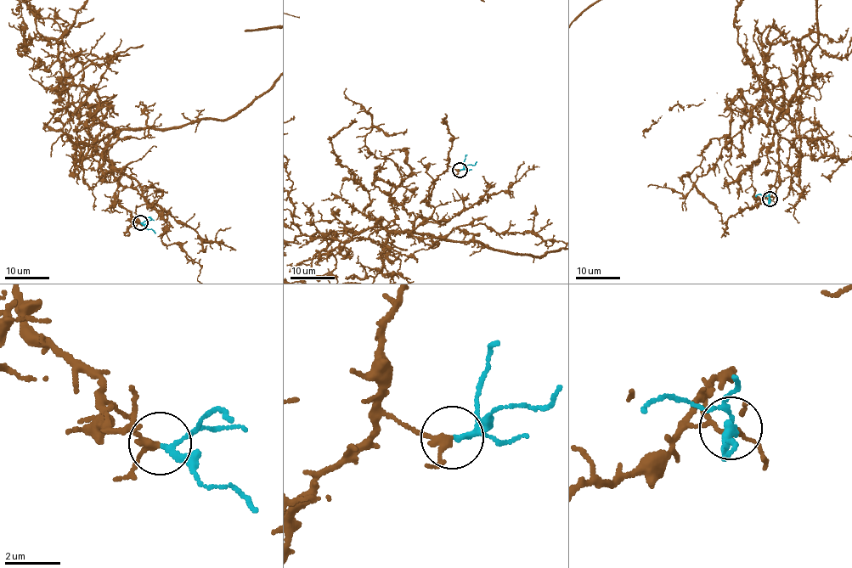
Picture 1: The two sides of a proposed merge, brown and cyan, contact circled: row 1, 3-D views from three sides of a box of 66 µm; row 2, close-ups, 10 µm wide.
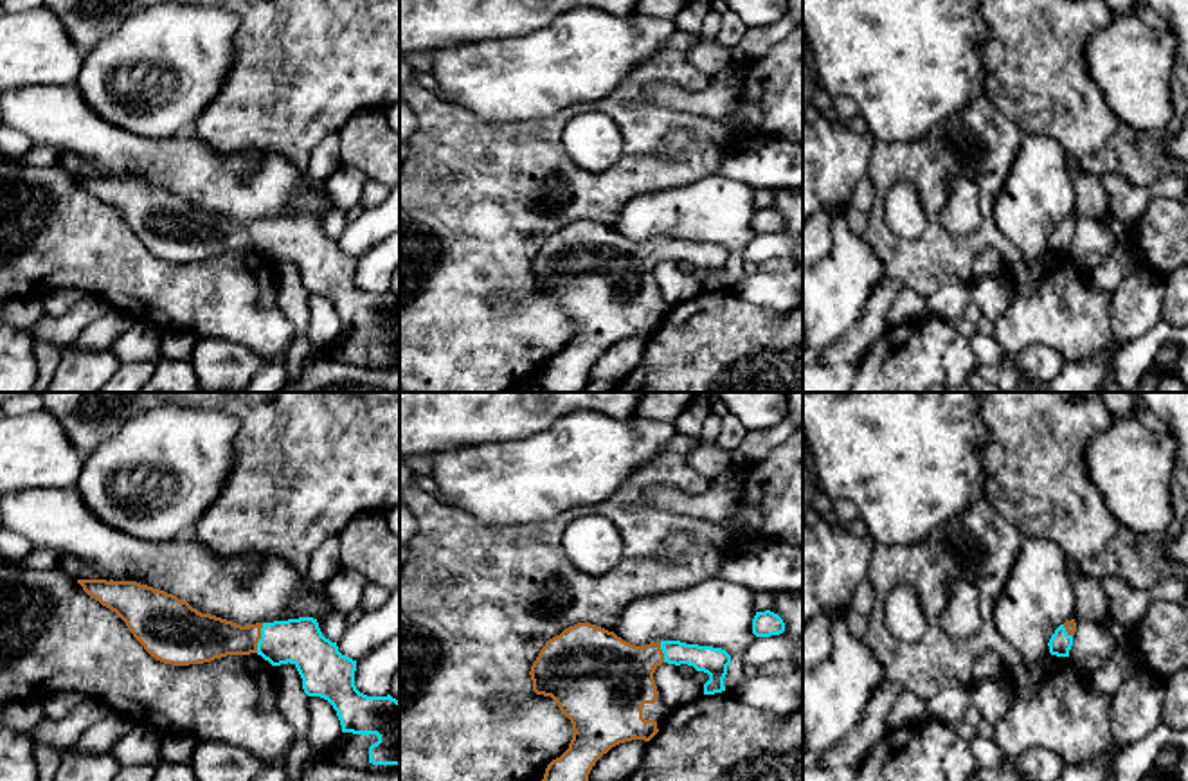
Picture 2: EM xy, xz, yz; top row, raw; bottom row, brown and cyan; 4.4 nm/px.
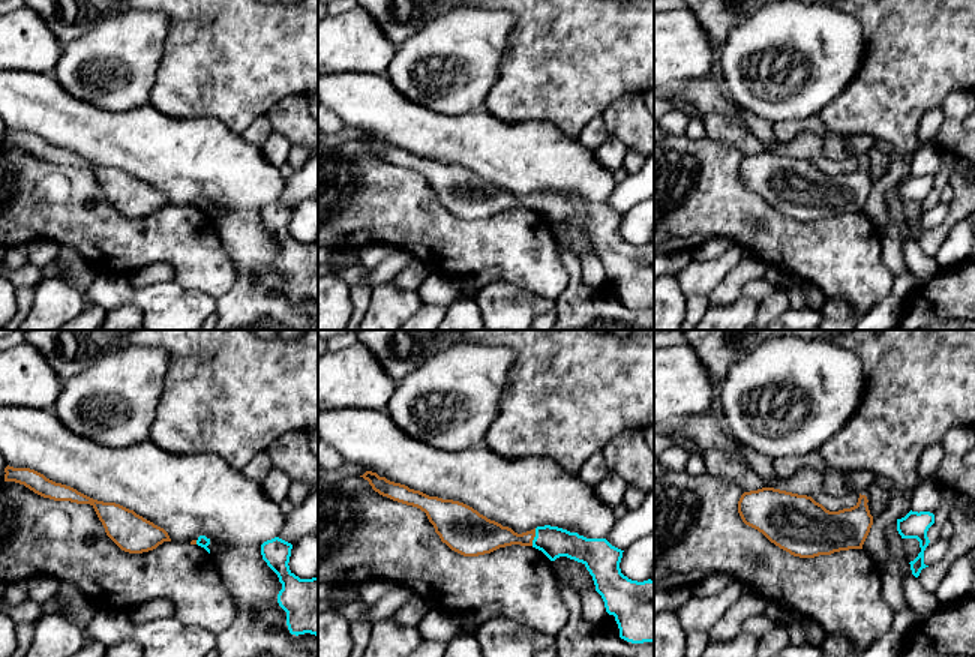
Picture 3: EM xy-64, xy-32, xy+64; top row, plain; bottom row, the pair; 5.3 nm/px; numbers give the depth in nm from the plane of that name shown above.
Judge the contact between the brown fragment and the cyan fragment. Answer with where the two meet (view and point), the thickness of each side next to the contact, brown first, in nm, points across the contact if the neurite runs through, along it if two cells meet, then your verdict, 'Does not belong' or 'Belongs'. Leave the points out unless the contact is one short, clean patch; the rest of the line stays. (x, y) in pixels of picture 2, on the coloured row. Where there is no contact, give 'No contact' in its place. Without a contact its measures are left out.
Touches brown at xy (260, 637). Thickness 220 nm (brown) against 200 nm. Path across: xy (204, 637), (260, 637), (299, 641). Belongs

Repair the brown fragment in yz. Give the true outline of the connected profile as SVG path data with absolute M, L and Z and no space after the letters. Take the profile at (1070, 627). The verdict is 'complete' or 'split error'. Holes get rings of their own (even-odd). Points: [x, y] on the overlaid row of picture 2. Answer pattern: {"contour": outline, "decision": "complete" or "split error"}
{"contour": "M1075 619L1066 621L1060 624L1055 633L1051 635L1048 646L1049 653L1057 657L1069 657L1069 650L1073 646L1073 635L1076 632L1076 623Z", "decision": "split error"}

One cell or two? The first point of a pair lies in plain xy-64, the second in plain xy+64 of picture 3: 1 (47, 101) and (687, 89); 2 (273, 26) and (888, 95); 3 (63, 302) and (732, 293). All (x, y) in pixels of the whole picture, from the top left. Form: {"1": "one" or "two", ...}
{"1": "one", "2": "one", "3": "two"}

